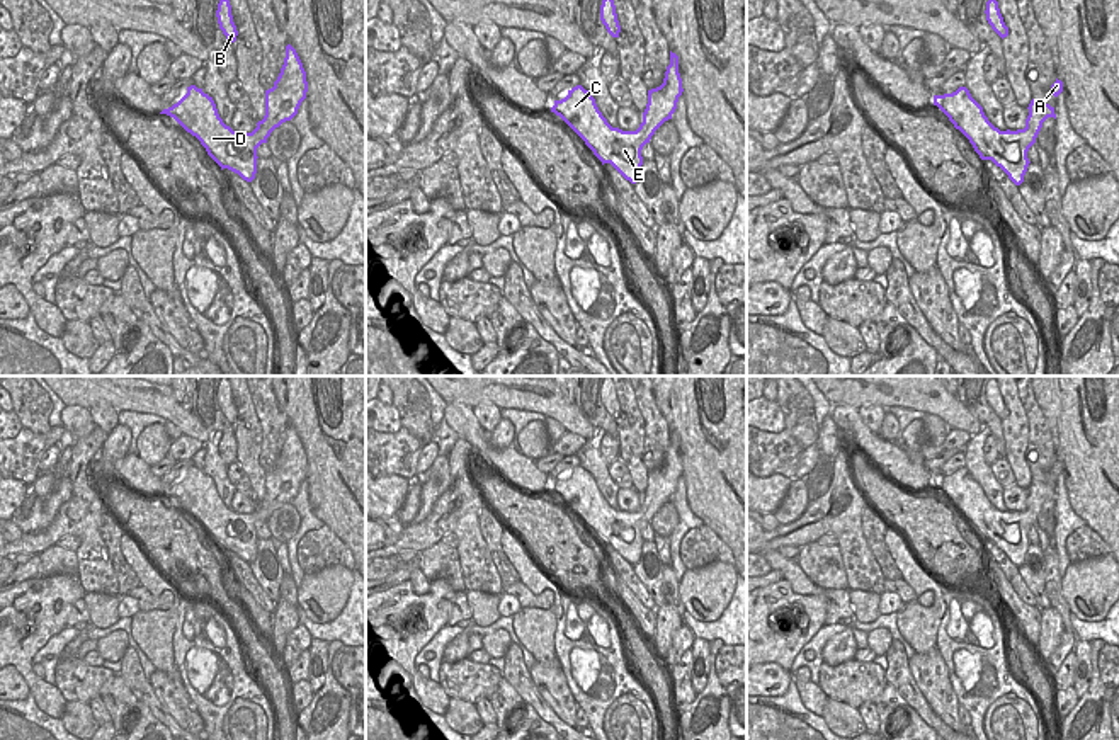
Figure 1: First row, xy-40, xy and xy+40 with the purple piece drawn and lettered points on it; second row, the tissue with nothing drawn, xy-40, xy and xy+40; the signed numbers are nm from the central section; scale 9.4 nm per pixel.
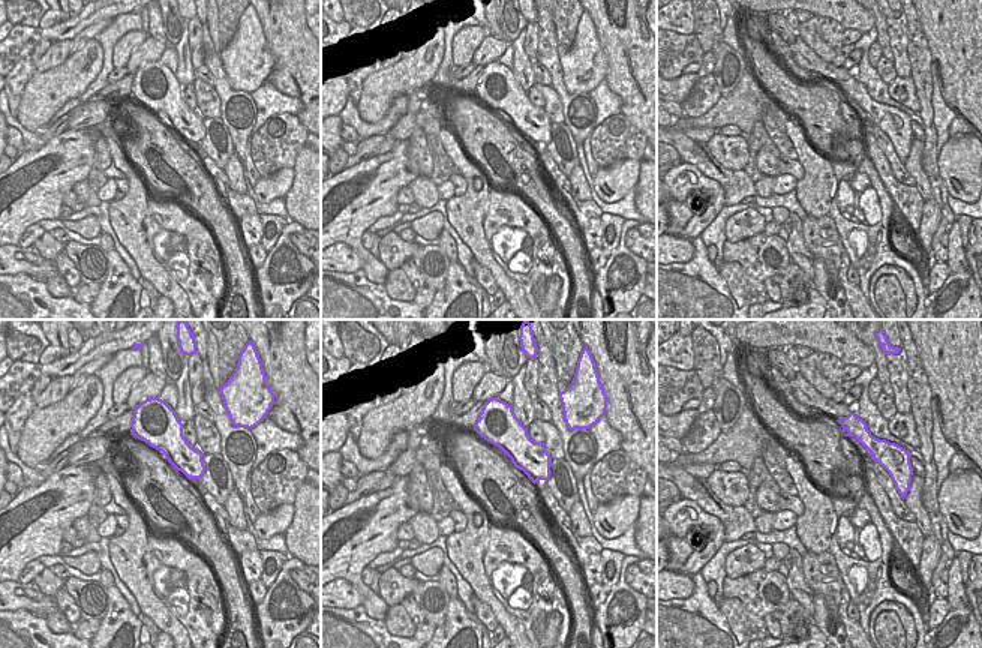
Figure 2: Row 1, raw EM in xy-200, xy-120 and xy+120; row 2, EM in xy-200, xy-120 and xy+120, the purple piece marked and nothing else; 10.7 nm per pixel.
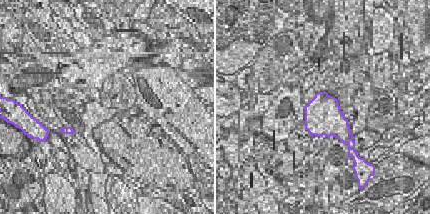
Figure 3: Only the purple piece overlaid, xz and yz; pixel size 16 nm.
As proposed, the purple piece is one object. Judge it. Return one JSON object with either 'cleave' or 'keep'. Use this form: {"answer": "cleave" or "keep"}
{"answer": "keep"}

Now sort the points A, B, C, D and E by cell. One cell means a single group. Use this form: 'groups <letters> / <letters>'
groups A B C D E

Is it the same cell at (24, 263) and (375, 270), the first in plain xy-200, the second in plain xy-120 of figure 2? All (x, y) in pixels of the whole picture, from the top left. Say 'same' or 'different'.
different

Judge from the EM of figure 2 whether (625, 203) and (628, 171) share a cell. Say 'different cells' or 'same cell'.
different cells

